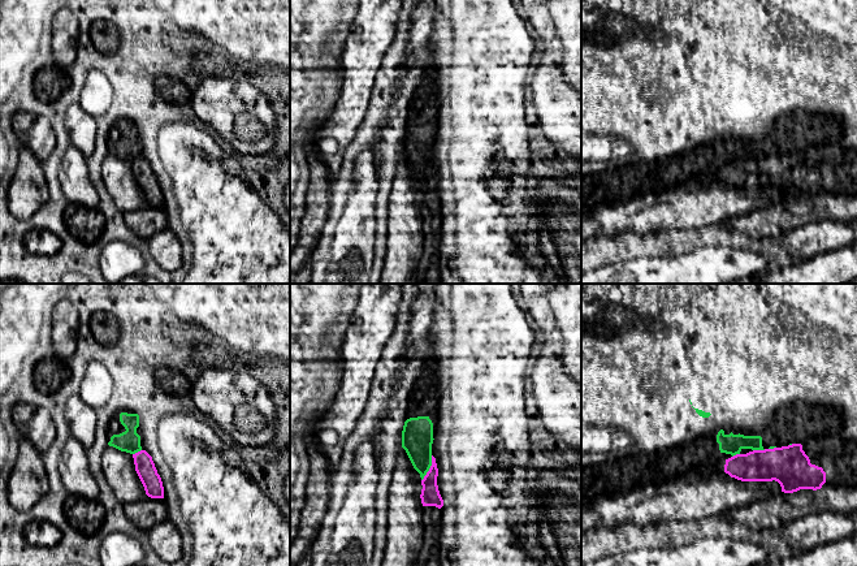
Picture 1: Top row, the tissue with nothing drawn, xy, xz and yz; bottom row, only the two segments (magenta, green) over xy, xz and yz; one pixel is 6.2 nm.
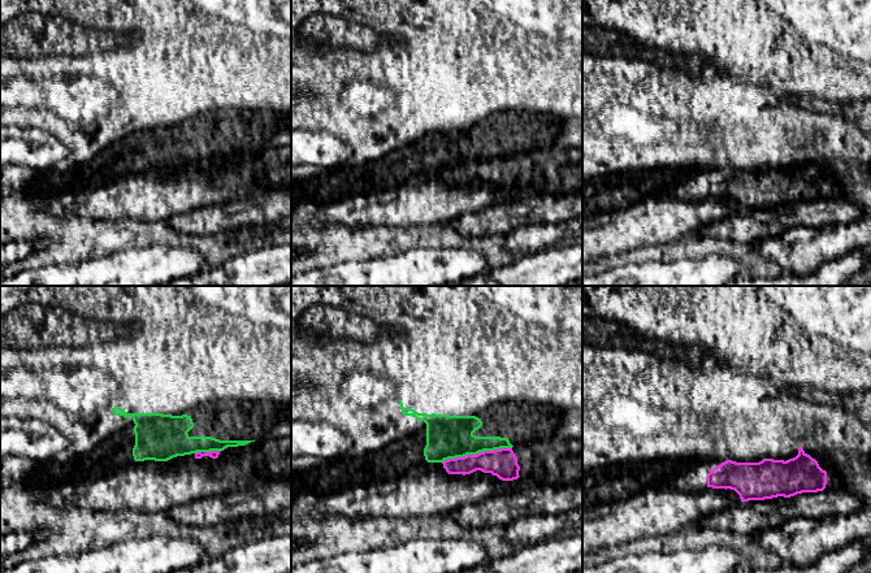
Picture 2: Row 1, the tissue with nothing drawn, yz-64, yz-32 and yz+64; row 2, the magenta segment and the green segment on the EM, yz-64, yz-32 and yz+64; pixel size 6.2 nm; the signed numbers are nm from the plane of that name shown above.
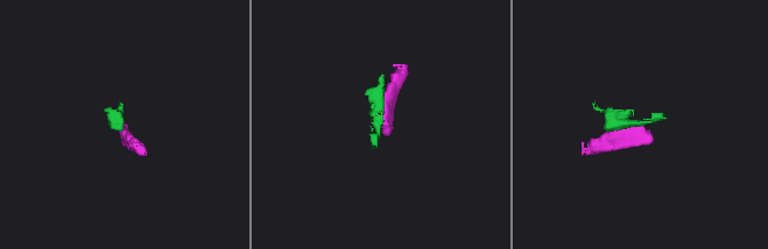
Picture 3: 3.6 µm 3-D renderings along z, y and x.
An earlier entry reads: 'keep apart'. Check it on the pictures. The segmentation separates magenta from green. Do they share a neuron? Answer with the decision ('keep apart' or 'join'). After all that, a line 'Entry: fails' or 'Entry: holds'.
keep apart
Entry: holds

